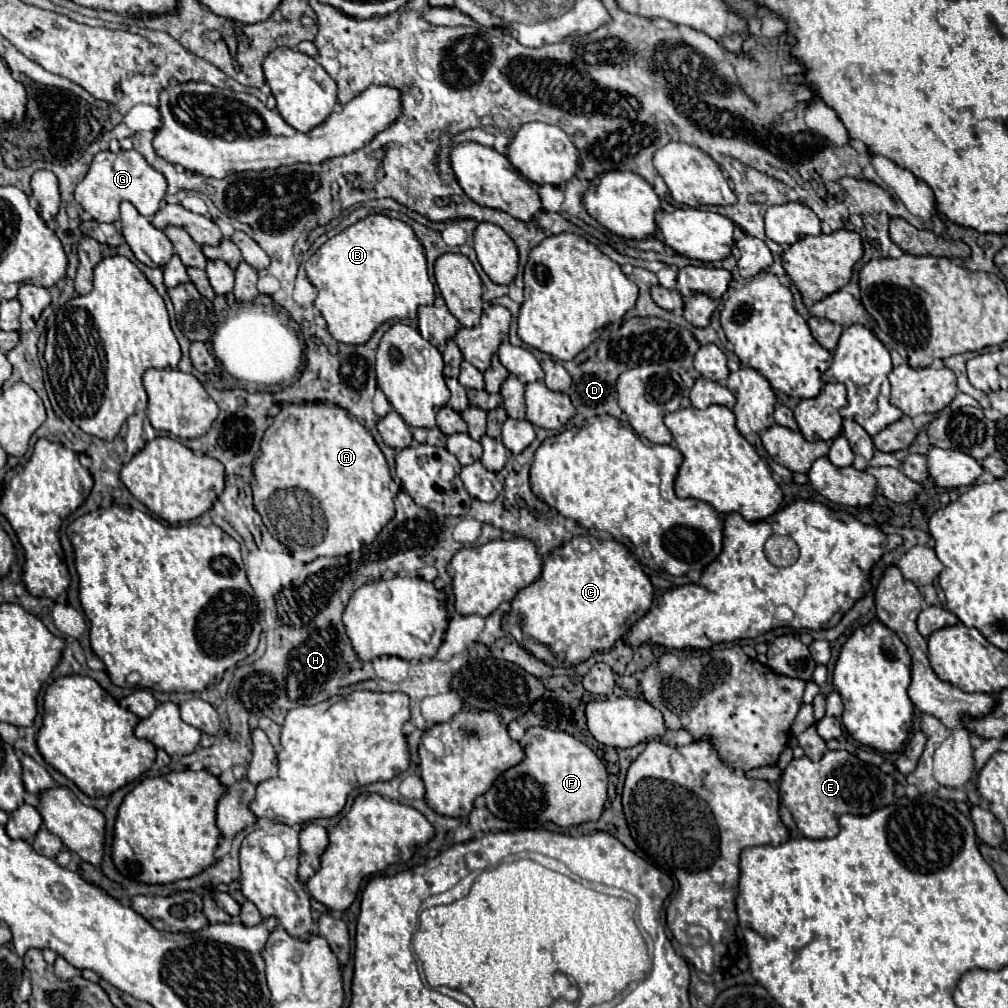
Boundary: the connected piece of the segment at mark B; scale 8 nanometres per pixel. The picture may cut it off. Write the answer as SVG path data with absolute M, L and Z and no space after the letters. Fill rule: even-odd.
M369 215L323 243L313 259L315 261L309 269L309 279L319 291L315 307L327 321L327 331L339 343L363 345L381 323L391 319L415 319L421 305L433 305L435 291L427 275L423 247L419 241L415 241L411 227L399 219L391 219L387 215Z

